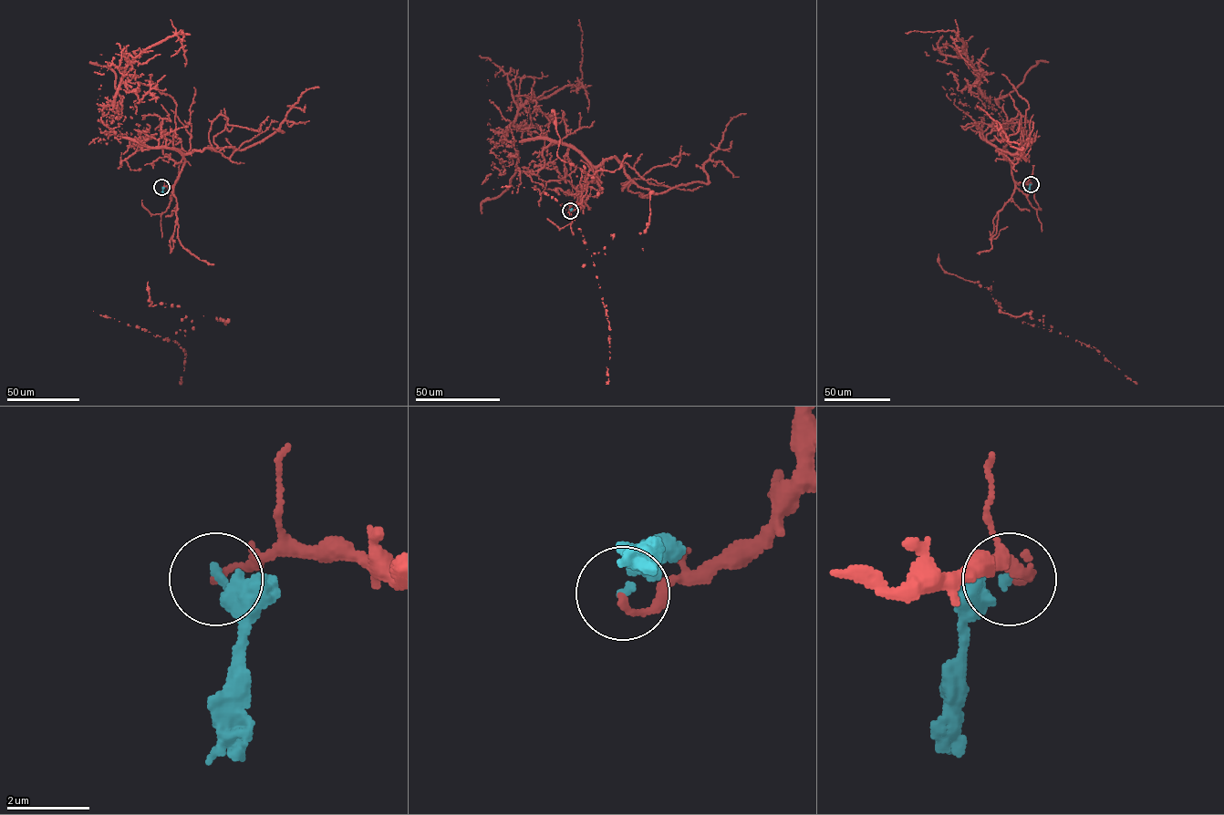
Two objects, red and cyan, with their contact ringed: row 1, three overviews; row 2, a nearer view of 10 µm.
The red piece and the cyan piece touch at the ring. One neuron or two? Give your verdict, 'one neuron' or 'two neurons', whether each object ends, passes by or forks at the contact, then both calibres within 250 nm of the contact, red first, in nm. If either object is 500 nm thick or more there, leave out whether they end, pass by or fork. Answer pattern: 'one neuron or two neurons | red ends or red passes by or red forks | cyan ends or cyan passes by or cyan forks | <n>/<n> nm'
two neurons | red ends | cyan ends | 150/190 nm

